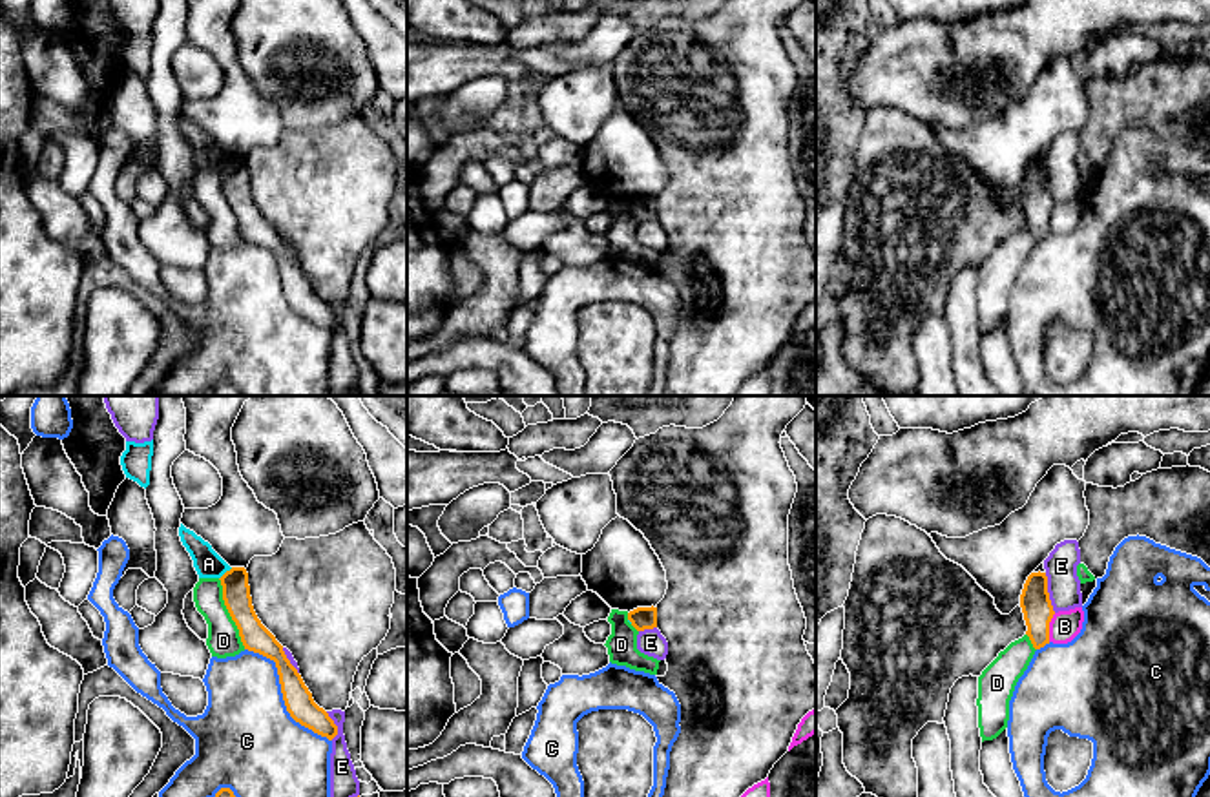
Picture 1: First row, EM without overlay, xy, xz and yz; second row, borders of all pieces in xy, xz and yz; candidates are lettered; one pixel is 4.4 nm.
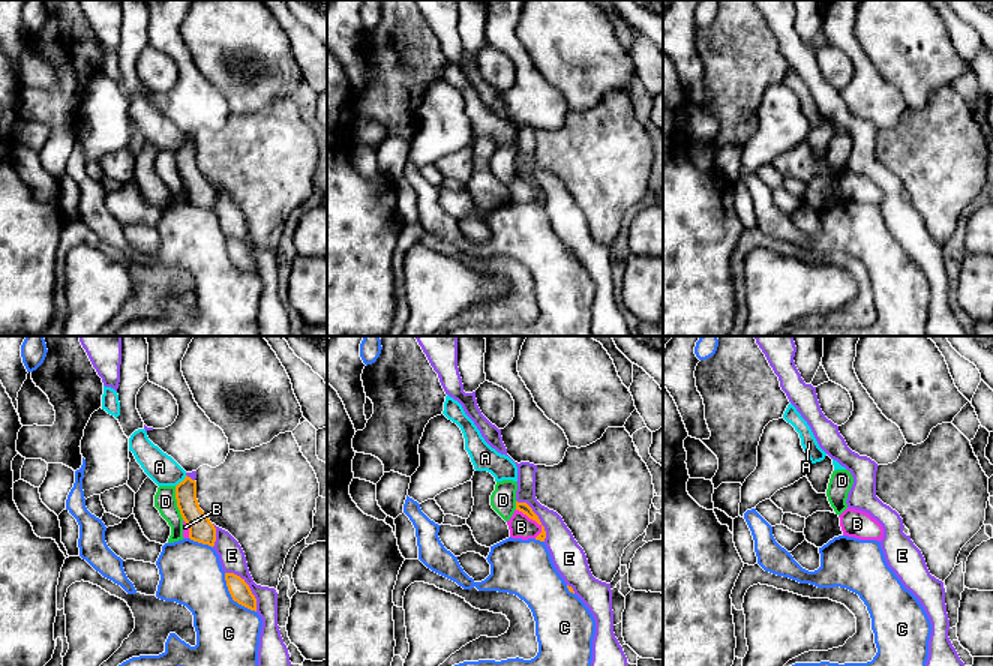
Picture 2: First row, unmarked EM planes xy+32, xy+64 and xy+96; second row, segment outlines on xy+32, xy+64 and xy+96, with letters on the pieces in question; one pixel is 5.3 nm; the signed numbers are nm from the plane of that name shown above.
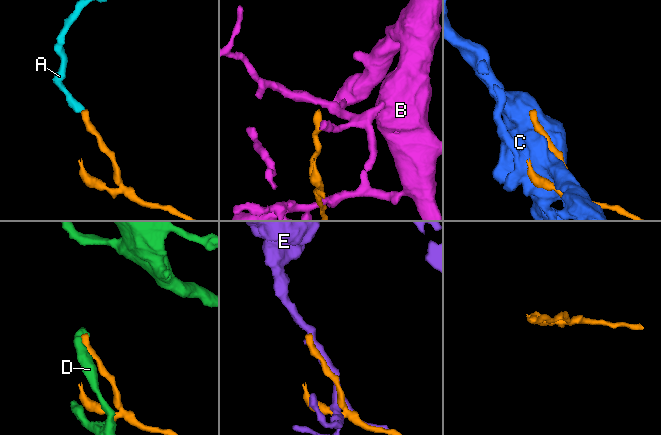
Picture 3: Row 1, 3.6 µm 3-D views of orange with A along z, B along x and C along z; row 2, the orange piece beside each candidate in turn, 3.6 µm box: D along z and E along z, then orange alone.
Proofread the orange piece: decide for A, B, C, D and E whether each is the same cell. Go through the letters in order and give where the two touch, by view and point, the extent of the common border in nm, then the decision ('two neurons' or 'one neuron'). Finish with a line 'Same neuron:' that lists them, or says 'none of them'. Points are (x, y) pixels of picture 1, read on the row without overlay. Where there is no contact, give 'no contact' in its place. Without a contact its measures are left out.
A: xy (225, 165) | 80 nm | two neurons
B: yz (1048, 219) | 130 nm | two neurons
C: xy (283, 287) | 550 nm | two neurons
D: xy (229, 203) | 340 nm | two neurons
E: yz (1048, 185) | 180 nm | two neurons
Same neuron: none of them

